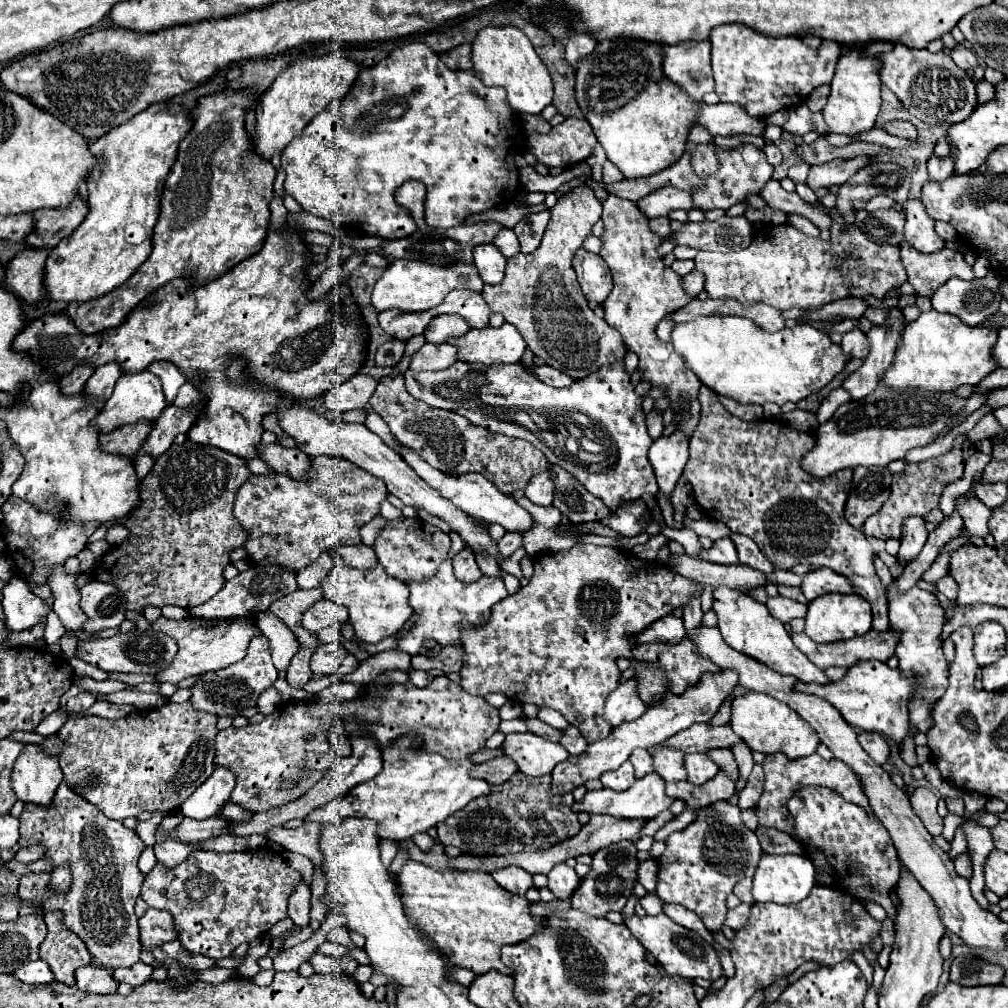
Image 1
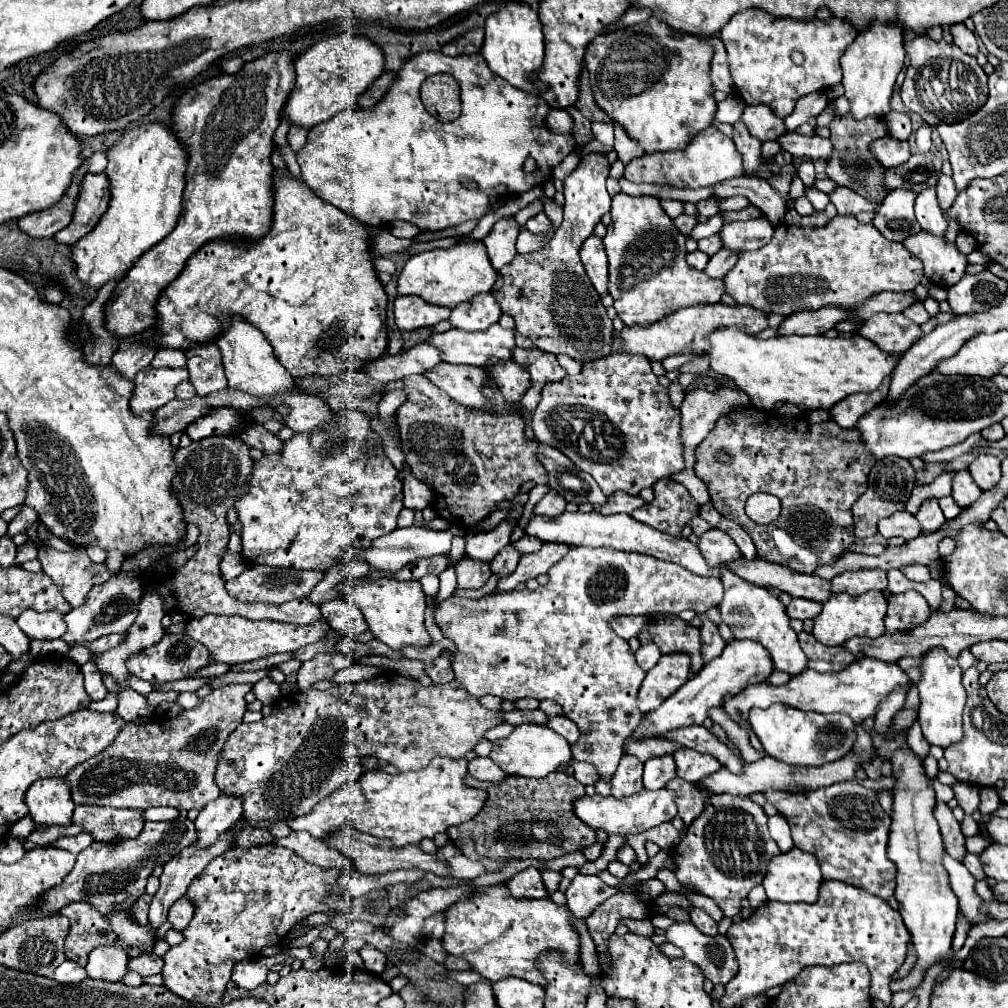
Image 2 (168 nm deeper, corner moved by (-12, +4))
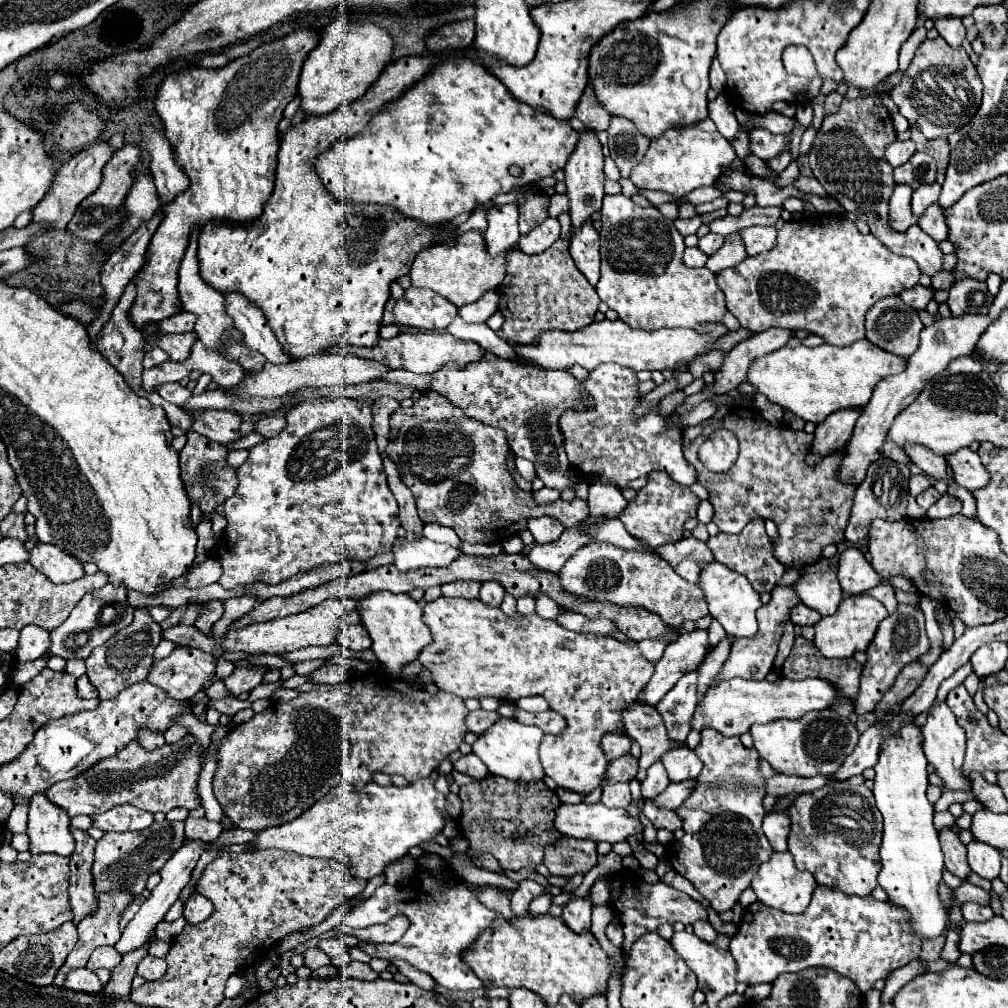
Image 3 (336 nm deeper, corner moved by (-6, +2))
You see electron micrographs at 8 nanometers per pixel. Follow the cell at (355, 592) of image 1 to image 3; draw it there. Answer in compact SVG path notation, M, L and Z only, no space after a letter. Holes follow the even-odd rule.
M379 590L365 598L357 600L361 622L367 628L373 644L371 650L375 652L377 660L387 666L391 674L399 674L399 670L407 664L417 660L417 654L431 642L431 632L423 622L423 610L409 594L393 594L389 590Z

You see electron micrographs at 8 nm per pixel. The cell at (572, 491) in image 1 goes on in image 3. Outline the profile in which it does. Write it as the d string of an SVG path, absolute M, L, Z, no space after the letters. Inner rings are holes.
M487 352L485 358L471 362L465 370L447 366L445 370L437 370L433 378L431 390L449 398L455 406L461 406L469 418L505 430L509 434L511 450L535 464L537 478L541 478L547 488L563 492L565 488L577 486L569 474L571 466L563 450L561 432L557 430L557 418L565 408L589 406L591 398L579 394L579 380L567 370L545 370L531 364L503 360Z

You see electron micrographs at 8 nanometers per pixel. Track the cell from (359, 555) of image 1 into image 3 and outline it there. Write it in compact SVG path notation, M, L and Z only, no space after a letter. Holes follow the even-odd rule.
M397 538L391 552L395 556L393 564L401 572L419 570L427 566L447 566L459 556L457 548L437 544L427 538L413 538L409 542L405 538Z

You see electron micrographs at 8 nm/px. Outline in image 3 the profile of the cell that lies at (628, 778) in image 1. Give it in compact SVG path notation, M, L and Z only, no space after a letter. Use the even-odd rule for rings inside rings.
M605 782L601 802L609 808L627 808L631 804L629 782Z

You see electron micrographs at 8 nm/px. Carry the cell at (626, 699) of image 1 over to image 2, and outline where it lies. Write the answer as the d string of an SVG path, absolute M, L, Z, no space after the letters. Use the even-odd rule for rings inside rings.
M683 652L661 656L655 668L651 668L641 684L637 694L637 706L643 714L659 708L677 688L681 688L689 680L691 660L683 656Z

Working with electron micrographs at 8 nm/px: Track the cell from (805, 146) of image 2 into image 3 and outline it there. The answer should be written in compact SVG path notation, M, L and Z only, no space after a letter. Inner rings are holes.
M755 130L753 134L749 134L749 140L751 140L751 152L763 160L771 160L773 156L787 150L785 136L765 134L765 130Z

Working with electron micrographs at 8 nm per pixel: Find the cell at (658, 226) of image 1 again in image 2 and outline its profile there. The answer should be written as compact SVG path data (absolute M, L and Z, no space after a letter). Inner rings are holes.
M681 214L681 216L677 216L675 218L675 226L681 230L681 234L685 234L685 236L689 236L691 234L691 230L695 228L695 224L697 224L697 216L687 216L687 214Z

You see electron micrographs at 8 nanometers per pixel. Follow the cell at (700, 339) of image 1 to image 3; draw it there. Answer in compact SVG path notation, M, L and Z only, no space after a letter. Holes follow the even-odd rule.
M863 338L853 342L851 346L783 346L761 358L755 358L749 366L747 382L755 386L757 392L765 394L773 404L791 410L803 420L819 424L835 410L865 406L881 378L903 370L905 358L885 352Z

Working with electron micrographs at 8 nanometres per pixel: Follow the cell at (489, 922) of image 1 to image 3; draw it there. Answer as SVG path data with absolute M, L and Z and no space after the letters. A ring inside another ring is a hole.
M495 914L489 928L485 928L469 950L463 952L463 962L483 980L485 988L527 988L543 998L547 1006L555 1006L561 994L569 994L583 1002L585 998L605 992L607 978L613 972L613 962L601 950L591 932L573 932L563 918L547 914L513 916L511 920Z

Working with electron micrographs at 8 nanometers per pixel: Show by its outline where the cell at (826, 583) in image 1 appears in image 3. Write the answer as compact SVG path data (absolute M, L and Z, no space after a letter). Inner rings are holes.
M849 548L841 554L839 560L839 584L843 588L843 594L853 596L853 594L863 594L877 584L881 584L881 574L873 570L873 566L865 560L865 556L857 548Z

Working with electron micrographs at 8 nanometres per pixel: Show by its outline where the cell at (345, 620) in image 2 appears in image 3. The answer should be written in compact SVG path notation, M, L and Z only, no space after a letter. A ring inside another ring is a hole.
M345 624L341 628L341 634L337 638L347 650L359 652L359 650L367 650L371 646L371 638L367 634L367 630L361 624Z

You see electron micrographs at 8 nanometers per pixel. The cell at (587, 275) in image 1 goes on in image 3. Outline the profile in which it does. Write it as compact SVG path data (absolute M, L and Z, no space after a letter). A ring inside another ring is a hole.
M587 220L583 228L579 228L573 234L569 250L571 250L575 264L589 280L589 284L595 286L599 282L599 260L601 258L599 258L599 234L593 228L591 220Z

